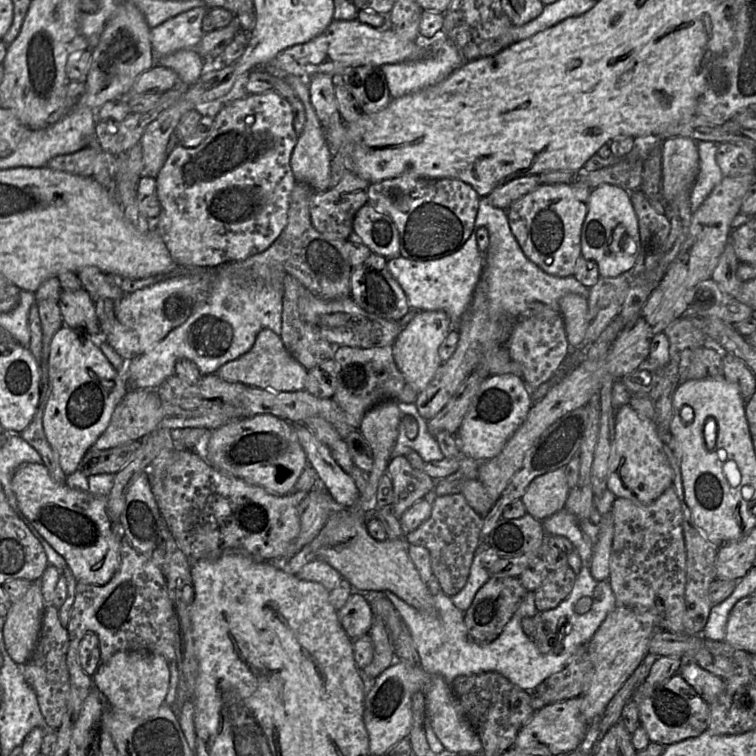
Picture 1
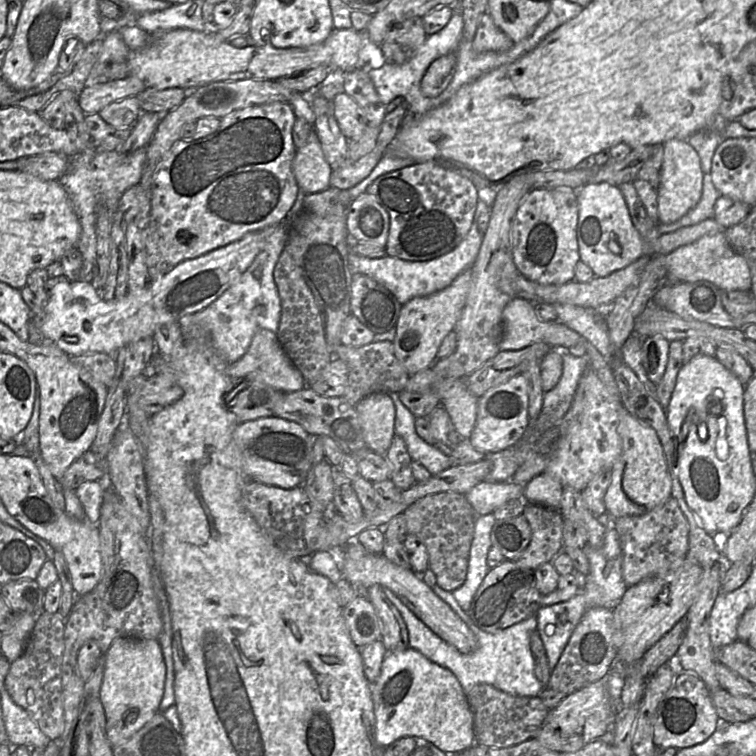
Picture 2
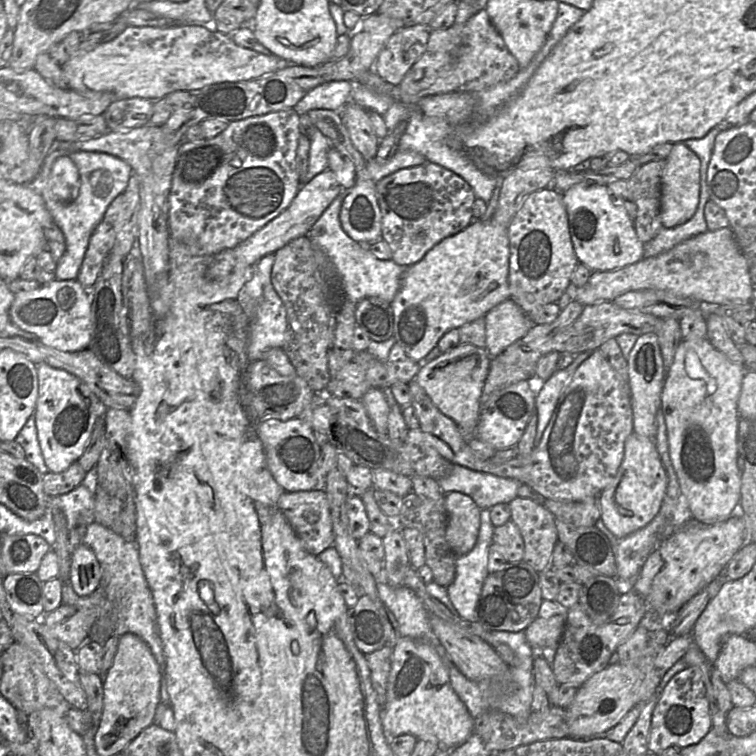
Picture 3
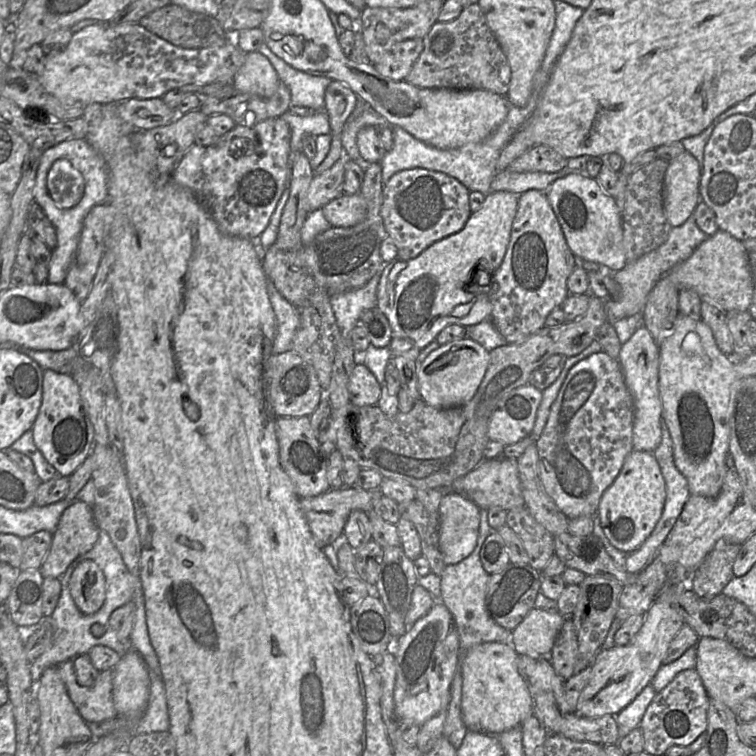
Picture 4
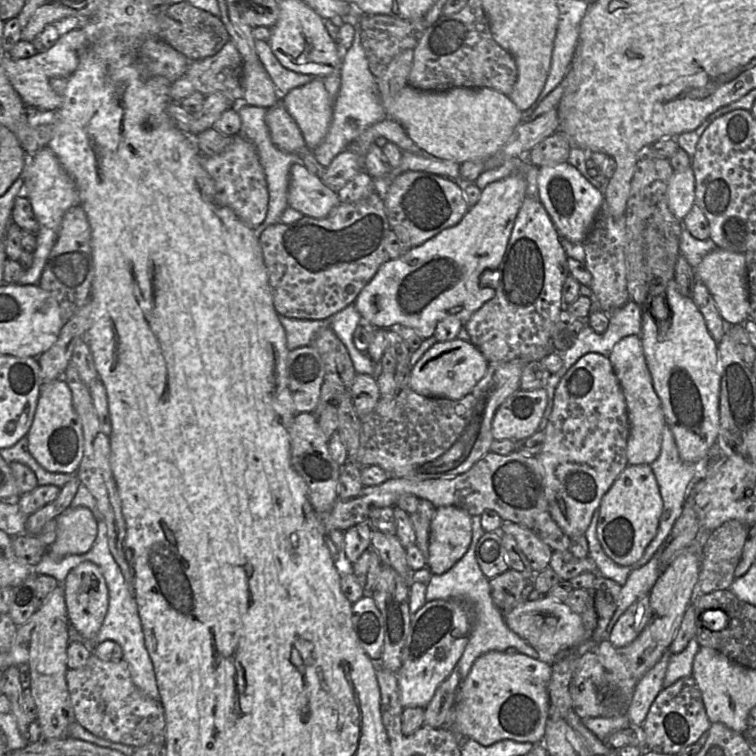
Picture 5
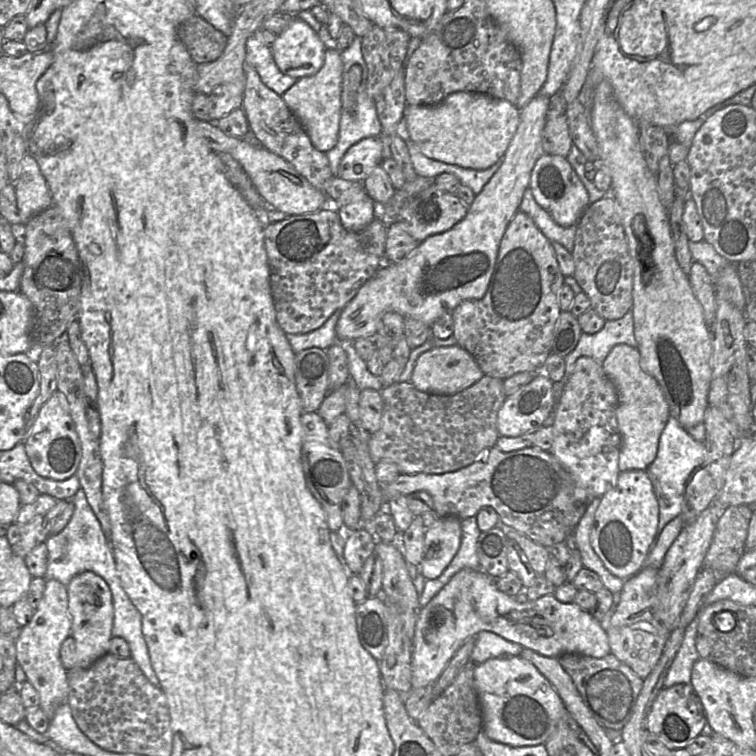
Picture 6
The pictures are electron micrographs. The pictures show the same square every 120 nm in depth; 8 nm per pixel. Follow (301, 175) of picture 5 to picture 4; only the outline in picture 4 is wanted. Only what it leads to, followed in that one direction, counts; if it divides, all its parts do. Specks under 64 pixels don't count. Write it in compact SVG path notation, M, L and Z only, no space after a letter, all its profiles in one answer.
M359 193L341 195L322 208L325 219L332 227L348 228L362 222L367 215L367 203Z

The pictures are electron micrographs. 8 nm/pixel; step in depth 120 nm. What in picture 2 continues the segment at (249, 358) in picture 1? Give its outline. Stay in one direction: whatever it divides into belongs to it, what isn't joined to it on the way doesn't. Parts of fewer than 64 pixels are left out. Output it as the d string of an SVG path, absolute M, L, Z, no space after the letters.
M265 328L257 330L246 354L233 364L229 364L227 373L231 378L254 376L281 392L299 391L307 386L302 373L284 351L277 333Z

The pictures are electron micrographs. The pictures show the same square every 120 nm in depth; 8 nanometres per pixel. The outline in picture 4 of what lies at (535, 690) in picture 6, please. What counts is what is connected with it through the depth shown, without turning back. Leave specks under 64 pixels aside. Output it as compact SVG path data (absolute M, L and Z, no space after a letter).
M508 642L480 643L464 653L461 650L461 716L468 731L499 734L521 726L534 714L535 694L519 673L518 659Z

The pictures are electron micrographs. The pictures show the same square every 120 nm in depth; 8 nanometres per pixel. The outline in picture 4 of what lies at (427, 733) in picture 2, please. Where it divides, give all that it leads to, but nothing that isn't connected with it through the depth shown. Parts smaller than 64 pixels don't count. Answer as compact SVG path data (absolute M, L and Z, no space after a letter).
M436 602L401 638L394 640L391 637L390 648L396 659L394 703L398 724L399 721L412 721L421 726L442 710L447 710L451 699L450 687L459 661L459 646L460 640L453 616L442 602Z

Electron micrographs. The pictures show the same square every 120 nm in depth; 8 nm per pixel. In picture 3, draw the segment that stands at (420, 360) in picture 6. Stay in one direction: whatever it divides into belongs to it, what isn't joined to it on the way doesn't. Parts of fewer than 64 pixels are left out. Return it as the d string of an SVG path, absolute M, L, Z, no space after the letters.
M459 344L437 358L423 363L415 380L439 410L452 419L465 435L475 433L481 414L483 387L488 376L491 356L486 348Z

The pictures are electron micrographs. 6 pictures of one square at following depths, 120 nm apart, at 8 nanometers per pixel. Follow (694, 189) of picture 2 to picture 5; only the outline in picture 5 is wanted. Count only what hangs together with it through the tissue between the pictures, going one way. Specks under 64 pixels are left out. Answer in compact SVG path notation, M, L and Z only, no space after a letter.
M692 166L676 171L668 185L668 203L672 213L681 222L696 203L695 175Z

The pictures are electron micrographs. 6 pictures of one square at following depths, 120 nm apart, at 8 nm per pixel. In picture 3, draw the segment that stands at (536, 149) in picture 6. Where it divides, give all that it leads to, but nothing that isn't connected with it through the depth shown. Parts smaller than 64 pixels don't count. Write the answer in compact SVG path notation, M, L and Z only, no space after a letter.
M473 220L461 232L443 239L423 259L407 267L399 291L390 303L394 315L394 337L414 361L422 361L449 330L485 317L495 306L510 298L508 227L488 221Z

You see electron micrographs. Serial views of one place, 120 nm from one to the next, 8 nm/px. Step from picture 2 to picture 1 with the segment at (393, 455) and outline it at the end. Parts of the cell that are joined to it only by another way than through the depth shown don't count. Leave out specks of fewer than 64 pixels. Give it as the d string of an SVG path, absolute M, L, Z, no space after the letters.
M404 455L389 461L386 474L392 481L394 499L391 508L397 518L418 500L433 495L436 480L422 470L414 469Z

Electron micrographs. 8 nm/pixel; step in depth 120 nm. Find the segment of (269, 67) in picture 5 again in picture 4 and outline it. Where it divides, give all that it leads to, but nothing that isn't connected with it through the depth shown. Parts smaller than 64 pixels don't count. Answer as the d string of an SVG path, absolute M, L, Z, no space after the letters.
M265 43L257 50L275 69L279 80L291 93L292 107L306 107L311 111L324 111L325 92L331 80L298 71L278 58Z

